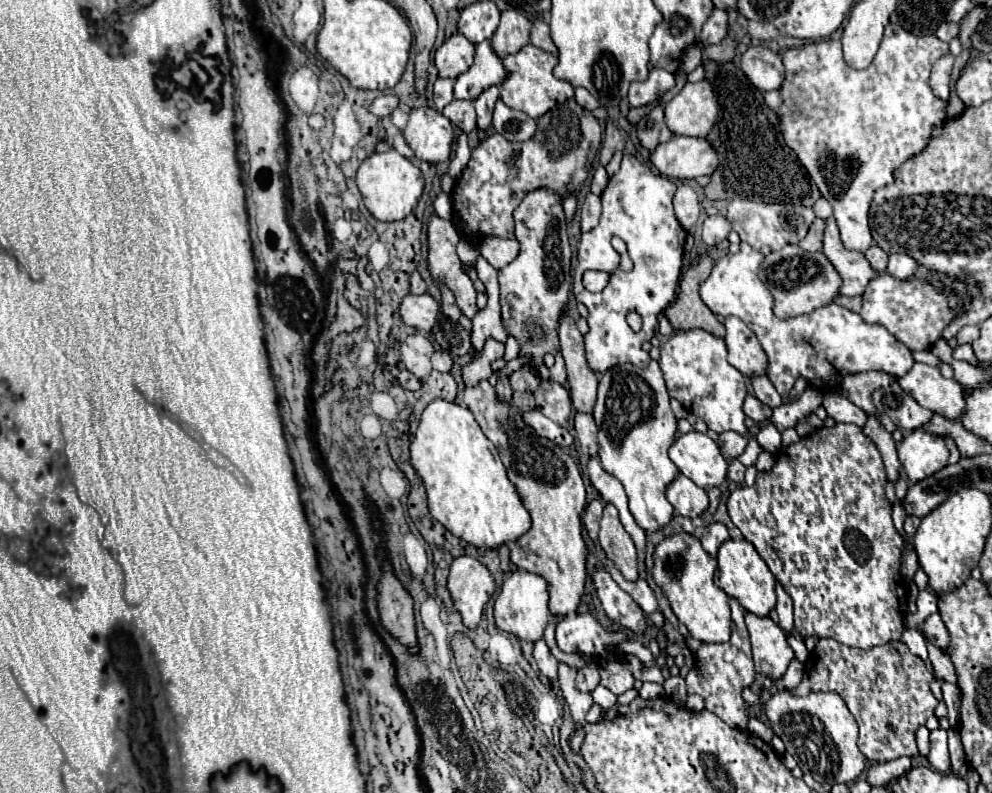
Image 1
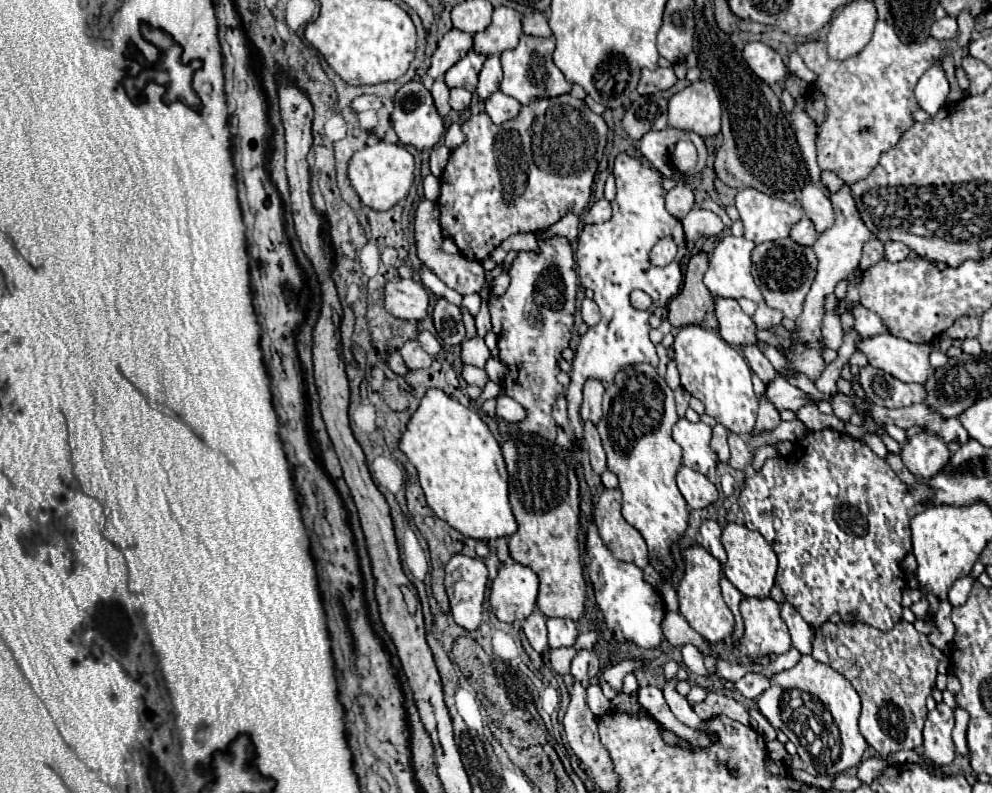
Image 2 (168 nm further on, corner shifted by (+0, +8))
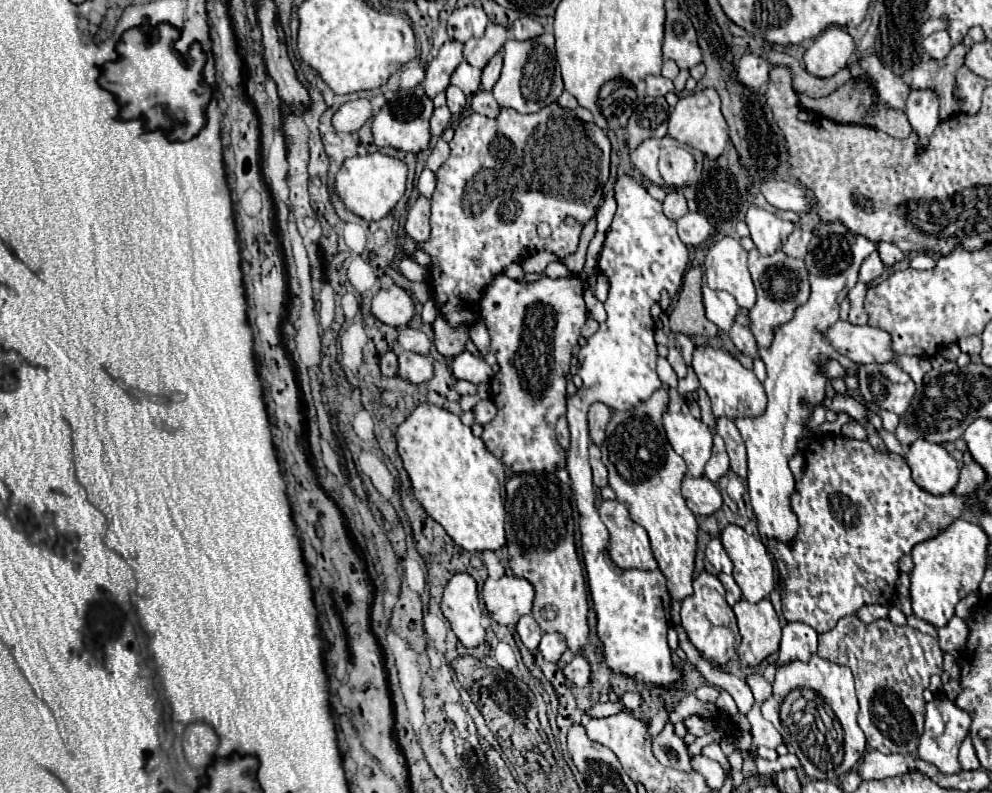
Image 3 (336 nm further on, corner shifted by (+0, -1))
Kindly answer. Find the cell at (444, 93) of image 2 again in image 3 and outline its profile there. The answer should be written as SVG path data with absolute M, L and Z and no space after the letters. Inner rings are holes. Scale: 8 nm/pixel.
M447 106L437 108L437 110L433 112L433 116L431 116L431 124L429 124L431 134L433 134L433 136L441 136L443 130L445 130L445 126L449 124L449 118L451 118L451 112L449 112Z

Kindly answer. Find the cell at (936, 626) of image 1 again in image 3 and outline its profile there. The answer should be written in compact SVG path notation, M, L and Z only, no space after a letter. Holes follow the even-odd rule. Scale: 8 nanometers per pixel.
M953 616L949 620L947 626L943 626L939 632L939 644L941 644L941 650L953 654L955 658L961 656L961 652L965 650L965 644L967 644L967 636L969 636L969 628L967 628L967 622L959 616Z

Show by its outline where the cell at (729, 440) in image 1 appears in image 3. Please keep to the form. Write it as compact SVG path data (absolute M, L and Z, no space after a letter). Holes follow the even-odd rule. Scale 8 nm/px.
M713 434L713 454L711 454L709 462L705 464L703 476L709 478L711 482L717 482L727 472L729 472L729 456L725 452L725 442L721 436Z

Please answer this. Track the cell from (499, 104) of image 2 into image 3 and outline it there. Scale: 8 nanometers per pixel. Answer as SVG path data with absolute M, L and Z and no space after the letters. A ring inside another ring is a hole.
M477 90L473 94L473 100L471 100L471 108L487 118L495 118L499 114L499 104L495 102L493 94L491 92L485 92L485 90Z

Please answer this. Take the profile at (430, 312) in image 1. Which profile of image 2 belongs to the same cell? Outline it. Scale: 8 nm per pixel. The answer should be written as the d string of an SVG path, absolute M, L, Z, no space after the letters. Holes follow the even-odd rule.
M397 279L385 285L385 307L399 319L421 321L427 317L429 293L413 279Z

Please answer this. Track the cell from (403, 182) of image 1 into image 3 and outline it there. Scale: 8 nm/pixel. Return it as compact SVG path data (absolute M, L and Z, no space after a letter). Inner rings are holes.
M381 152L353 156L347 158L339 168L339 172L335 174L335 194L349 212L371 222L385 218L393 210L393 206L405 194L405 180L407 180L407 164L397 158L383 156Z

